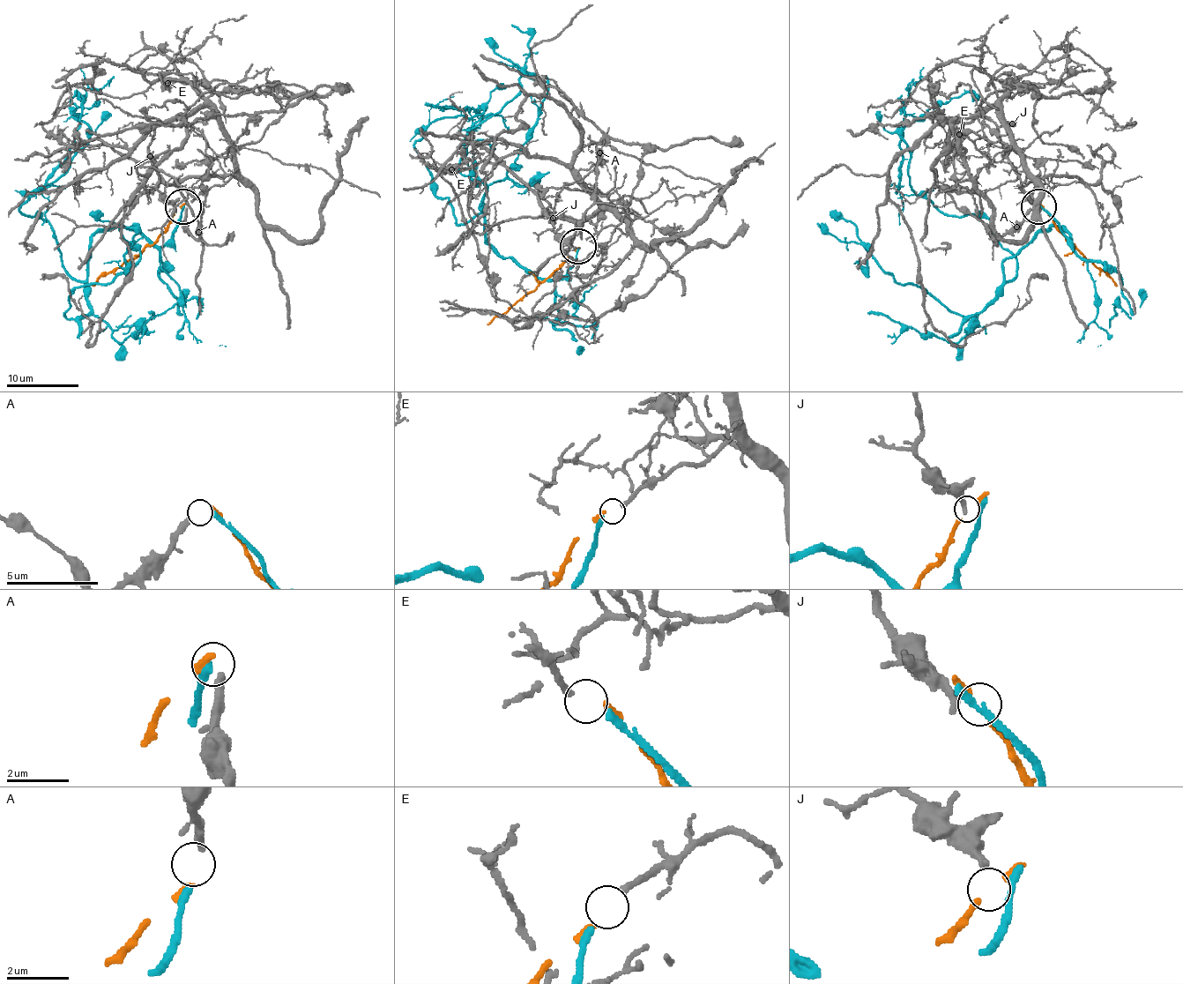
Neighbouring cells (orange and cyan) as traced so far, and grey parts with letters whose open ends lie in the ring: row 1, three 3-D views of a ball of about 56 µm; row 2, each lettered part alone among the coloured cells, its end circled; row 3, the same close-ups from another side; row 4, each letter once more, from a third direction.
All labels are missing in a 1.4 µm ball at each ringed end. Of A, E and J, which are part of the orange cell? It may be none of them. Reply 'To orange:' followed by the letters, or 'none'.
To orange: E

